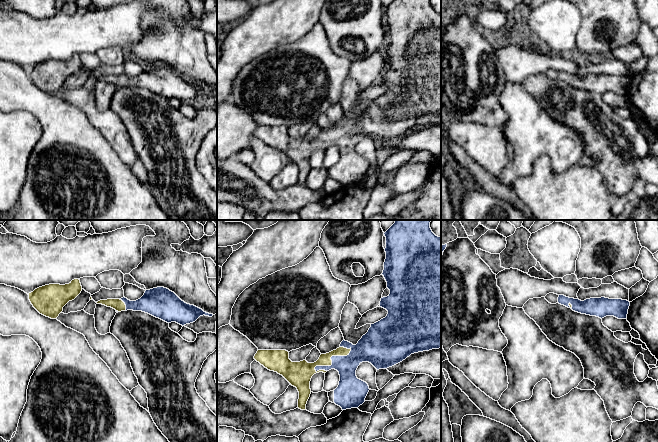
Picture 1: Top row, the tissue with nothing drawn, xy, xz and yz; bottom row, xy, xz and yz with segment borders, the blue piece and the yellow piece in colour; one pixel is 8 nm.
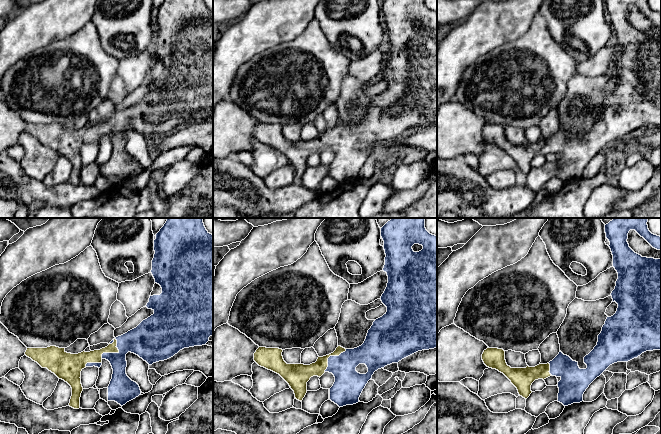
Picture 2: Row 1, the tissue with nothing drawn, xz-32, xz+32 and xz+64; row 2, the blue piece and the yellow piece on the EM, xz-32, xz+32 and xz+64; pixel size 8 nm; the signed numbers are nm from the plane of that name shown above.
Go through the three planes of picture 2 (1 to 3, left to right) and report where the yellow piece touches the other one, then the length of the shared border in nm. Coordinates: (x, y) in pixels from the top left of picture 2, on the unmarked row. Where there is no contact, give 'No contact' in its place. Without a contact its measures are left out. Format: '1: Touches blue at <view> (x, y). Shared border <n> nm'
1: Touches blue at xz-32 (114, 129). Shared border 200 nm
2: Touches blue at xz+32 (330, 132). Shared border 260 nm
3: Touches blue at xz+64 (550, 145). Shared border 110 nm

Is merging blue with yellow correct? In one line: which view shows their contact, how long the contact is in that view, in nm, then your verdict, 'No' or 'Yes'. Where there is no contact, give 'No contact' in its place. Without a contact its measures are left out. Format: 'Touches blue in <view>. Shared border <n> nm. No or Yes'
Touches blue in xz. Shared border 340 nm. Yes

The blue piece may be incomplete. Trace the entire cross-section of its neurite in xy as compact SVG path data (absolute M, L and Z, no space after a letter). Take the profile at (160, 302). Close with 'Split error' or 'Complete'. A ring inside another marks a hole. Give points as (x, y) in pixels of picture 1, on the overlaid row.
M164 287L146 290L144 295L136 301L123 297L100 300L96 303L111 307L118 312L142 311L167 323L176 322L182 326L195 322L203 315L213 316L194 305L185 303L174 292Z. Split error

